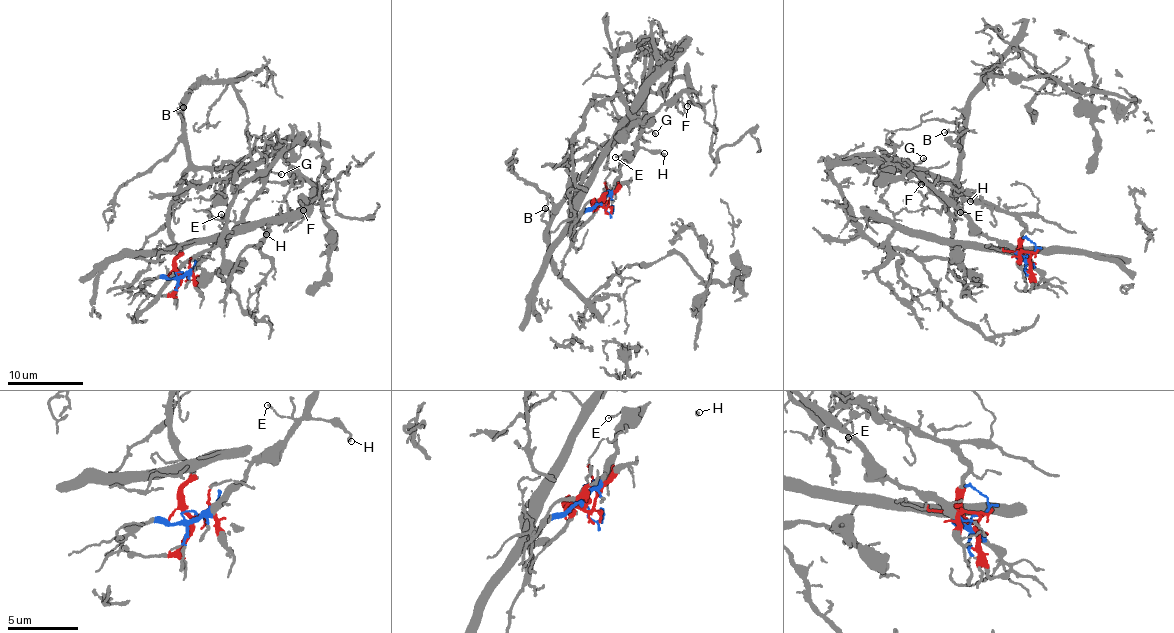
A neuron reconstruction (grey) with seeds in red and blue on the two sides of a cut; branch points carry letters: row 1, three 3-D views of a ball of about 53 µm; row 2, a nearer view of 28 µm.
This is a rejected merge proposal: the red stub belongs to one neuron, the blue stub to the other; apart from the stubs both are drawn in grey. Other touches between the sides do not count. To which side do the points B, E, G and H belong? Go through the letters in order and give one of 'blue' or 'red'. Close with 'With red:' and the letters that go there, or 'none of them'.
B: red
E: blue
G: blue
H: blue
With red: B

